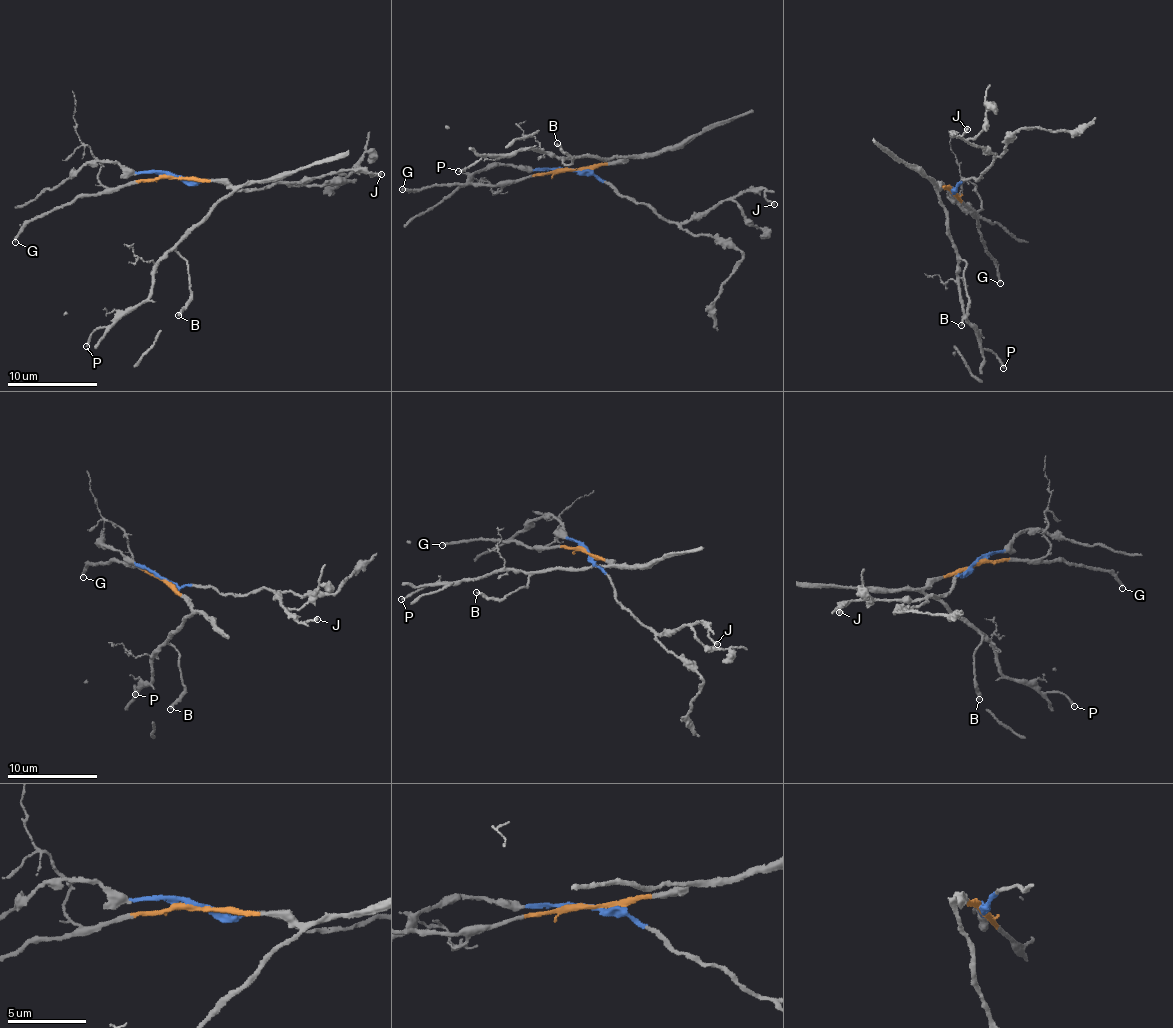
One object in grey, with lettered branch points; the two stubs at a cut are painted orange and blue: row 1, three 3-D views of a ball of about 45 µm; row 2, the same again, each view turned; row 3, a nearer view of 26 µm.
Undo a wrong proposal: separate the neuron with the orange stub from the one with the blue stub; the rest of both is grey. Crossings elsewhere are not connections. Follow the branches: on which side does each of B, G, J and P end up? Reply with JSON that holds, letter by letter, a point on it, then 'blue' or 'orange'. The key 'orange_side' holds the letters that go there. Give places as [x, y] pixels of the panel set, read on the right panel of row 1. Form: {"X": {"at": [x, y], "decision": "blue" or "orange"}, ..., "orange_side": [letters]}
{"B": {"at": [961, 325], "decision": "orange"}, "G": {"at": [1000, 283], "decision": "orange"}, "J": {"at": [967, 129], "decision": "blue"}, "P": {"at": [1003, 368], "decision": "orange"}, "orange_side": ["B", "G", "P"]}

